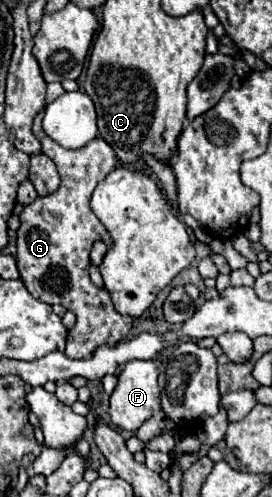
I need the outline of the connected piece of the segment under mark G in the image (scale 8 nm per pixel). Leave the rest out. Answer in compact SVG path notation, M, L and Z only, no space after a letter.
M44 110L36 114L32 132L40 140L42 152L56 164L61 183L54 194L36 198L32 204L24 206L20 214L16 262L20 278L34 298L40 298L46 304L62 304L76 314L76 326L68 332L64 354L68 354L68 358L90 358L96 346L114 346L124 340L132 328L132 320L114 310L108 290L96 288L88 278L90 250L94 242L104 240L108 248L112 246L108 230L94 216L88 202L96 184L116 168L116 154L102 138L94 138L80 150L62 148L42 130L42 116Z

